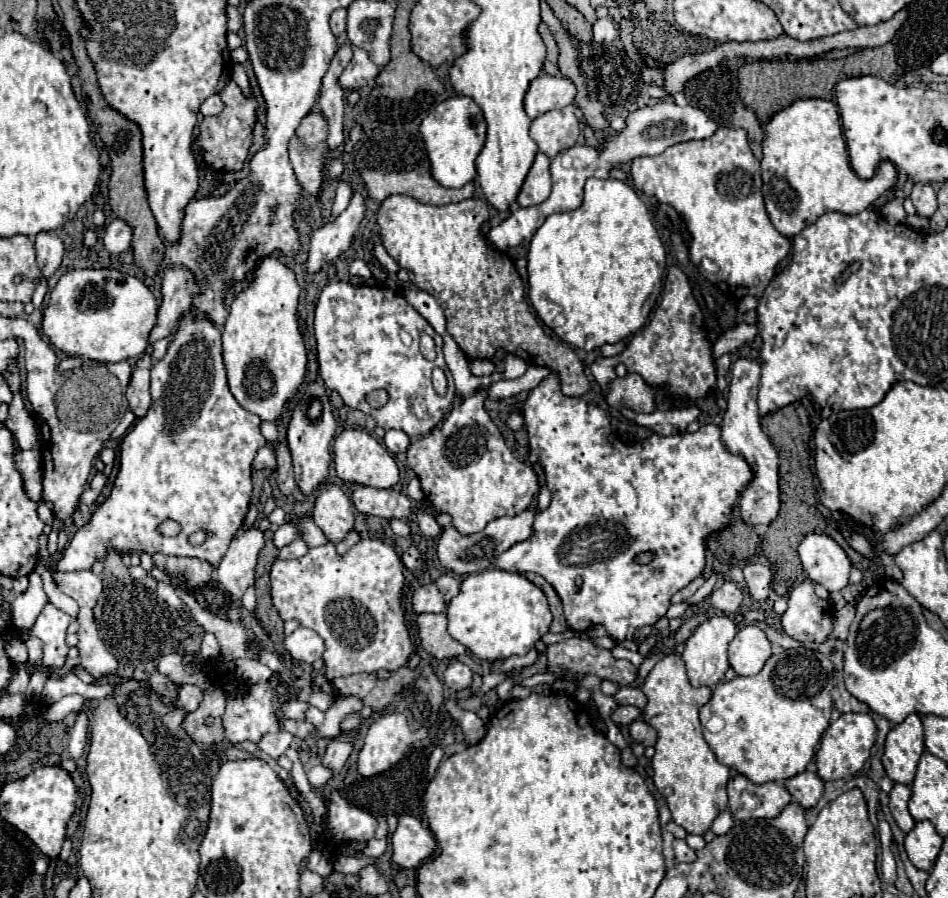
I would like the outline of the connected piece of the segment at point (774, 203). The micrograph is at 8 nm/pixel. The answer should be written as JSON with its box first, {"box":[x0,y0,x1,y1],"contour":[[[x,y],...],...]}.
{"box":[761,98,898,238],"contour":[[[821,98],[797,100],[773,114],[765,124],[761,170],[769,218],[773,226],[789,238],[825,212],[857,214],[869,208],[883,192],[894,187],[898,175],[891,162],[881,162],[871,180],[861,180],[849,164],[837,106]]]}

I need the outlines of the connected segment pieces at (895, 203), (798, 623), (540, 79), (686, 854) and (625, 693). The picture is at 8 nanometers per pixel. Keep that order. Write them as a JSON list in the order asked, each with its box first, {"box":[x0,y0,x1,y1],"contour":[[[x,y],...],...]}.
[{"box":[881,198,907,224],"contour":[[[895,198],[895,200],[887,202],[881,212],[883,212],[885,220],[891,222],[891,224],[903,224],[905,222],[905,216],[907,216],[905,210],[903,210],[903,200],[901,198]]]},{"box":[781,580,831,642],"contour":[[[805,580],[789,594],[789,608],[781,616],[783,630],[799,642],[825,642],[831,632],[831,604],[813,592],[813,582]]]},{"box":[525,74,577,118],"contour":[[[549,74],[537,76],[525,94],[527,116],[537,118],[537,114],[565,108],[575,100],[575,94],[577,88],[567,78],[555,78]]]},{"box":[673,840,697,864],"contour":[[[673,840],[673,850],[675,850],[677,862],[689,864],[689,862],[695,862],[695,860],[697,860],[695,850],[691,850],[691,848],[685,844],[685,840]]]},{"box":[615,686,647,708],"contour":[[[623,686],[623,688],[619,688],[619,692],[615,694],[615,700],[623,706],[623,704],[631,704],[631,706],[637,706],[637,708],[645,708],[645,702],[647,702],[647,698],[645,698],[645,692],[641,690],[641,688],[637,688],[637,686]]]}]

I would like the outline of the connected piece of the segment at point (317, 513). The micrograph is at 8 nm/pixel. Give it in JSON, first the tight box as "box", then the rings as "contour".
{"box":[313,486,353,544],"contour":[[[321,486],[313,504],[313,520],[325,532],[325,536],[337,544],[347,532],[353,530],[353,508],[351,500],[339,486]]]}

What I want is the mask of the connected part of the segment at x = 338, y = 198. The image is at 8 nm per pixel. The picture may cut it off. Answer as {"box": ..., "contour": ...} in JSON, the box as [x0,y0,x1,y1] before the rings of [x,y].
{"box":[329,180,353,224],"contour":[[[339,180],[337,182],[337,194],[335,194],[335,202],[333,202],[333,212],[329,216],[329,224],[349,206],[349,200],[351,200],[351,194],[353,194],[353,188],[351,188],[351,182],[349,180]]]}

